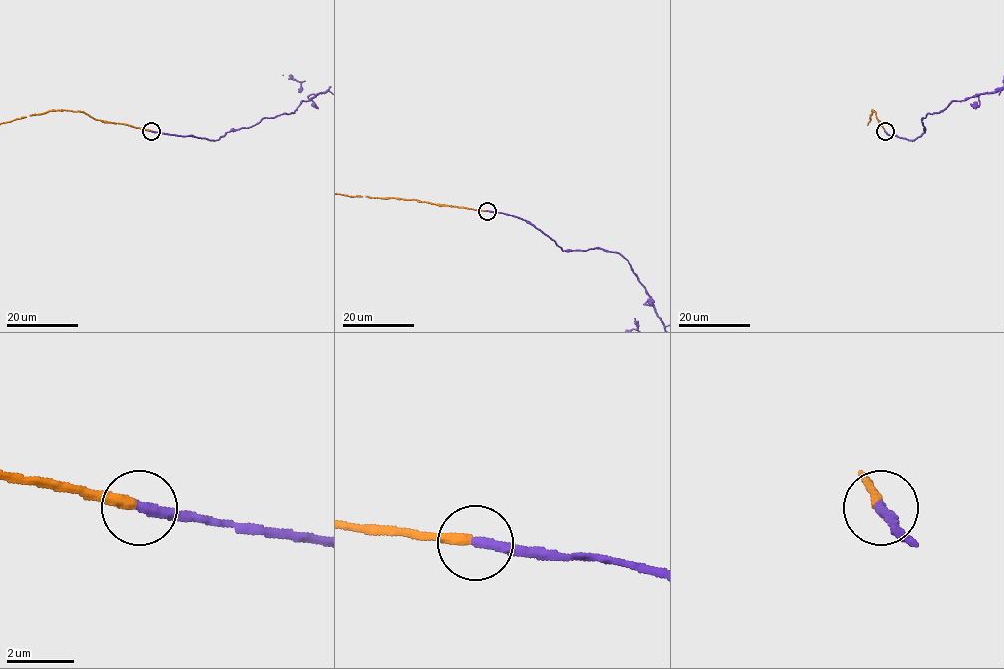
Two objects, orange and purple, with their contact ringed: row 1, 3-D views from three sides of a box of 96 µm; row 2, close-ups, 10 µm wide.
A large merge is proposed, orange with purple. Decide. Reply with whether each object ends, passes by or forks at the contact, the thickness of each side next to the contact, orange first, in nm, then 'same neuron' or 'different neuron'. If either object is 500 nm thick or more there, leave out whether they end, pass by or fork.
orange ends there; purple ends there; 320 nm thick on the orange side, 320 nm on the other; same neuron

